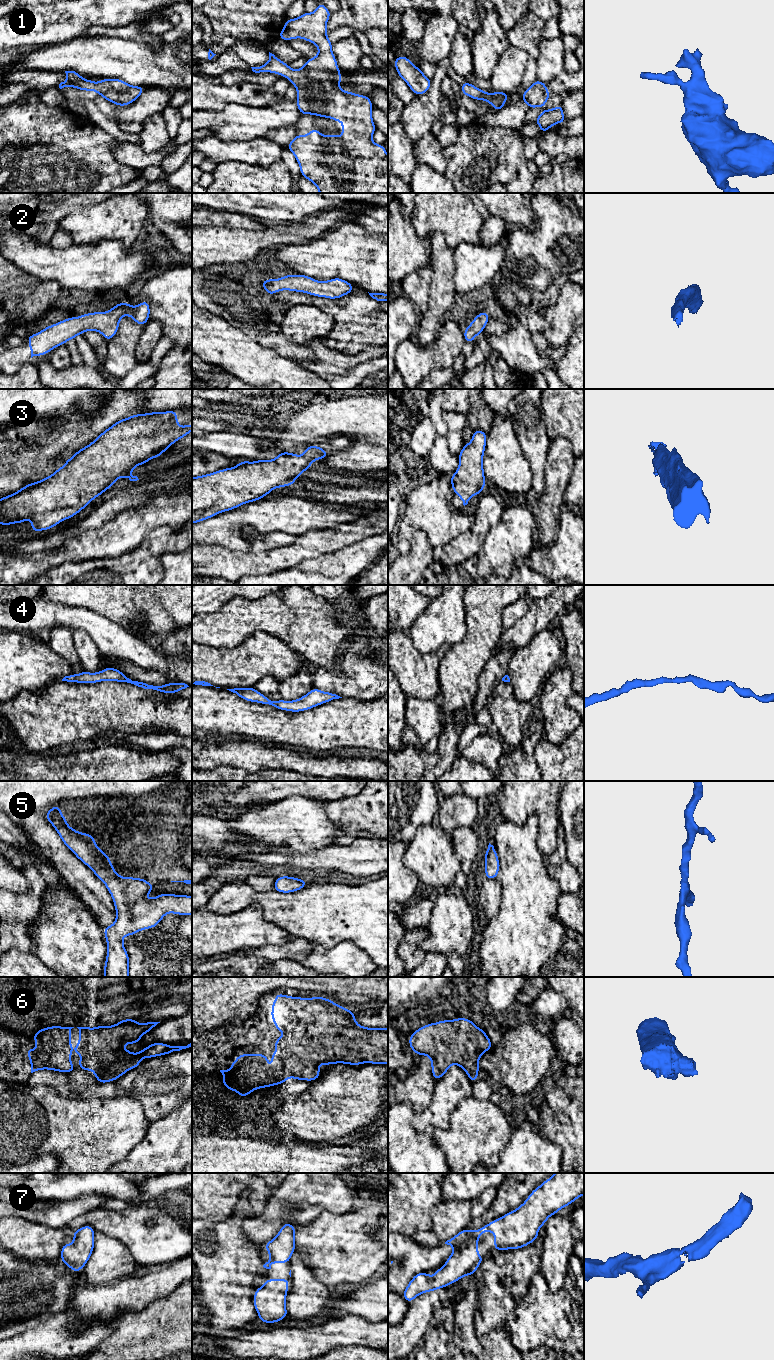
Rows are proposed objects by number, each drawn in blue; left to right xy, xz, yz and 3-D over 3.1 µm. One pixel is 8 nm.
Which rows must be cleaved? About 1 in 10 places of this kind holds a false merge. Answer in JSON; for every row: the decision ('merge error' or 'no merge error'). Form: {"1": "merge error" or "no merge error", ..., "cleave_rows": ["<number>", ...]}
{"1": "no merge error", "2": "no merge error", "3": "no merge error", "4": "no merge error", "5": "no merge error", "6": "no merge error", "7": "no merge error", "cleave_rows": []}

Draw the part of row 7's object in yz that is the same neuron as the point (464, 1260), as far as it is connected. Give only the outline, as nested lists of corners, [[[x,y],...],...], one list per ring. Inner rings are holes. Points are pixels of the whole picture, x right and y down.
[[[555,1173],[551,1178],[546,1179],[540,1186],[535,1188],[525,1202],[515,1210],[491,1221],[479,1230],[469,1231],[463,1229],[453,1238],[447,1240],[445,1244],[451,1245],[453,1252],[447,1258],[446,1263],[433,1273],[437,1278],[431,1277],[426,1272],[416,1274],[404,1290],[403,1297],[410,1303],[422,1293],[444,1288],[460,1280],[463,1276],[475,1274],[477,1268],[484,1260],[478,1254],[479,1236],[483,1235],[486,1231],[494,1233],[495,1251],[520,1249],[531,1244],[534,1240],[538,1240],[540,1227],[545,1225],[545,1222],[551,1215],[556,1215],[559,1210],[572,1204],[582,1195],[584,1195],[584,1173]]]

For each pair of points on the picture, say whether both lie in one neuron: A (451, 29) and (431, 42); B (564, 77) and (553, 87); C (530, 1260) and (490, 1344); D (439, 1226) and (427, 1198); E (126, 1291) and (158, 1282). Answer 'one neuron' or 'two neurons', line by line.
A: one neuron
B: one neuron
C: one neuron
D: two neurons
E: one neuron

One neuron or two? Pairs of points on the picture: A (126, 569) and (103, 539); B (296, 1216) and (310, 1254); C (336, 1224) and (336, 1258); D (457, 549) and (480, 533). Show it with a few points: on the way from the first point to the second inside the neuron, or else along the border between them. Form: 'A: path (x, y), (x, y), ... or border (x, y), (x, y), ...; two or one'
A: border (138, 546), (119, 557), (99, 557), (94, 559); two
B: border (320, 1213), (311, 1221), (297, 1228); two
C: path (336, 1232), (336, 1250); one
D: path (463, 547), (474, 538); one

